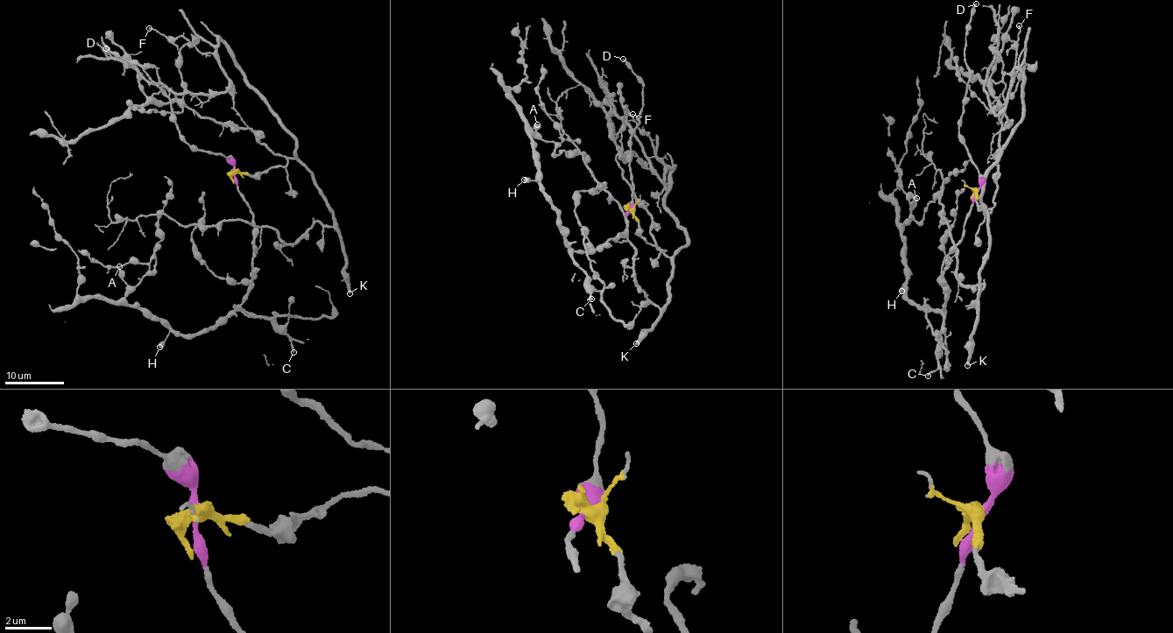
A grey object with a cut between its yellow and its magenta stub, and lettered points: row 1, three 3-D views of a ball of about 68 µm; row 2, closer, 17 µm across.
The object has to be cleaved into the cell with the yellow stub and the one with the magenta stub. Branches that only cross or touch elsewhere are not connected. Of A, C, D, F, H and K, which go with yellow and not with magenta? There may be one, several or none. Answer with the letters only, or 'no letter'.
F, K

